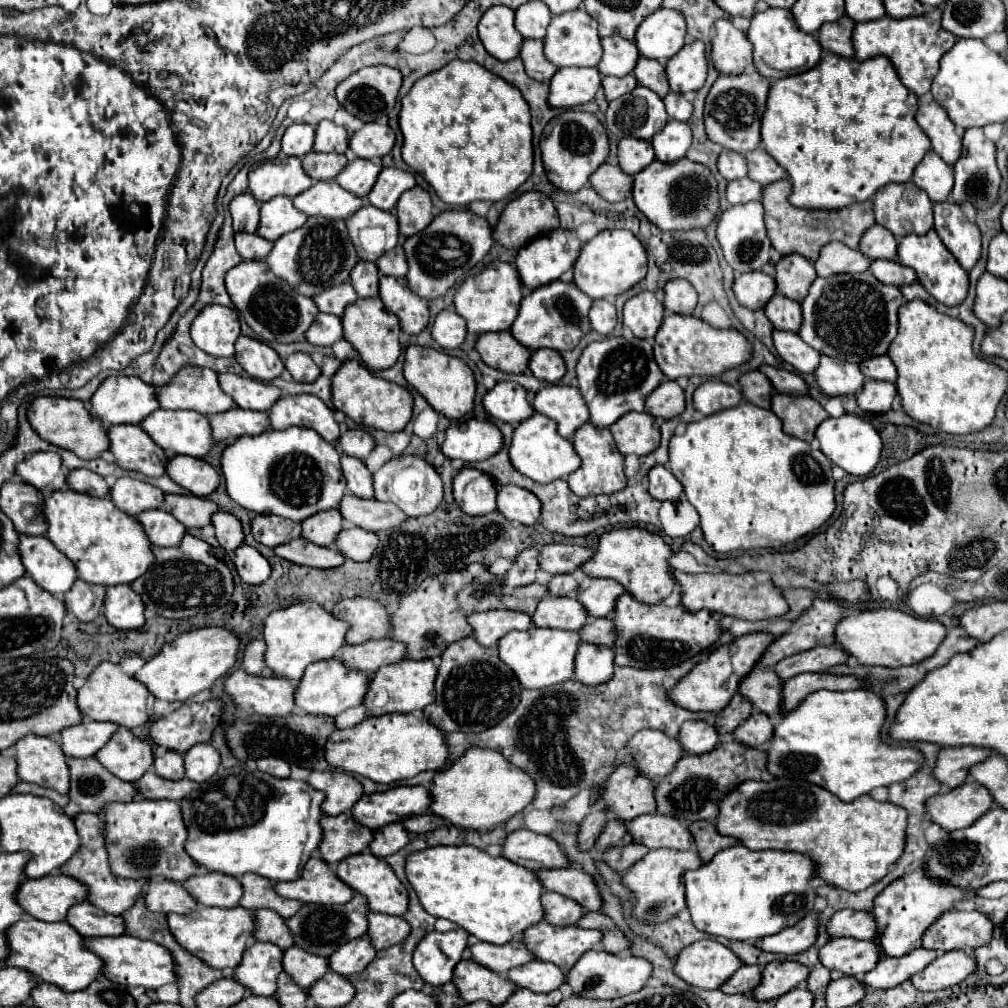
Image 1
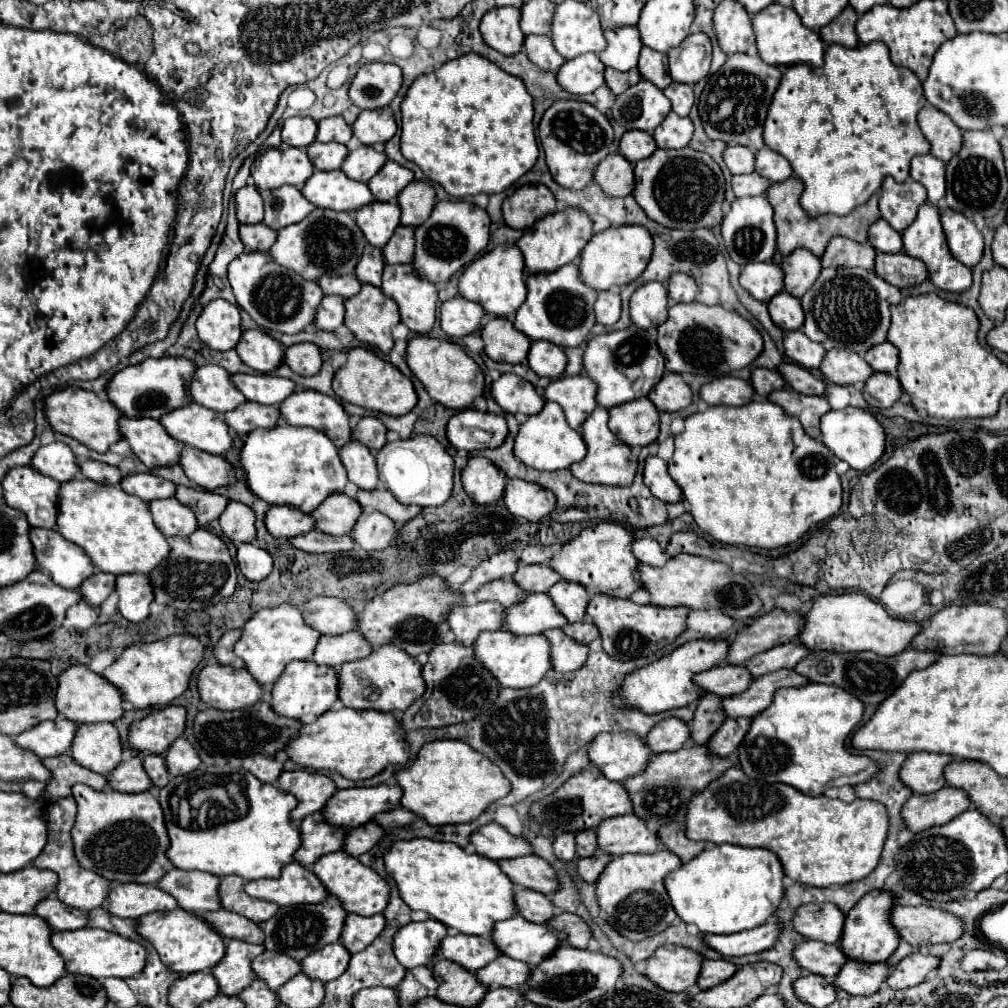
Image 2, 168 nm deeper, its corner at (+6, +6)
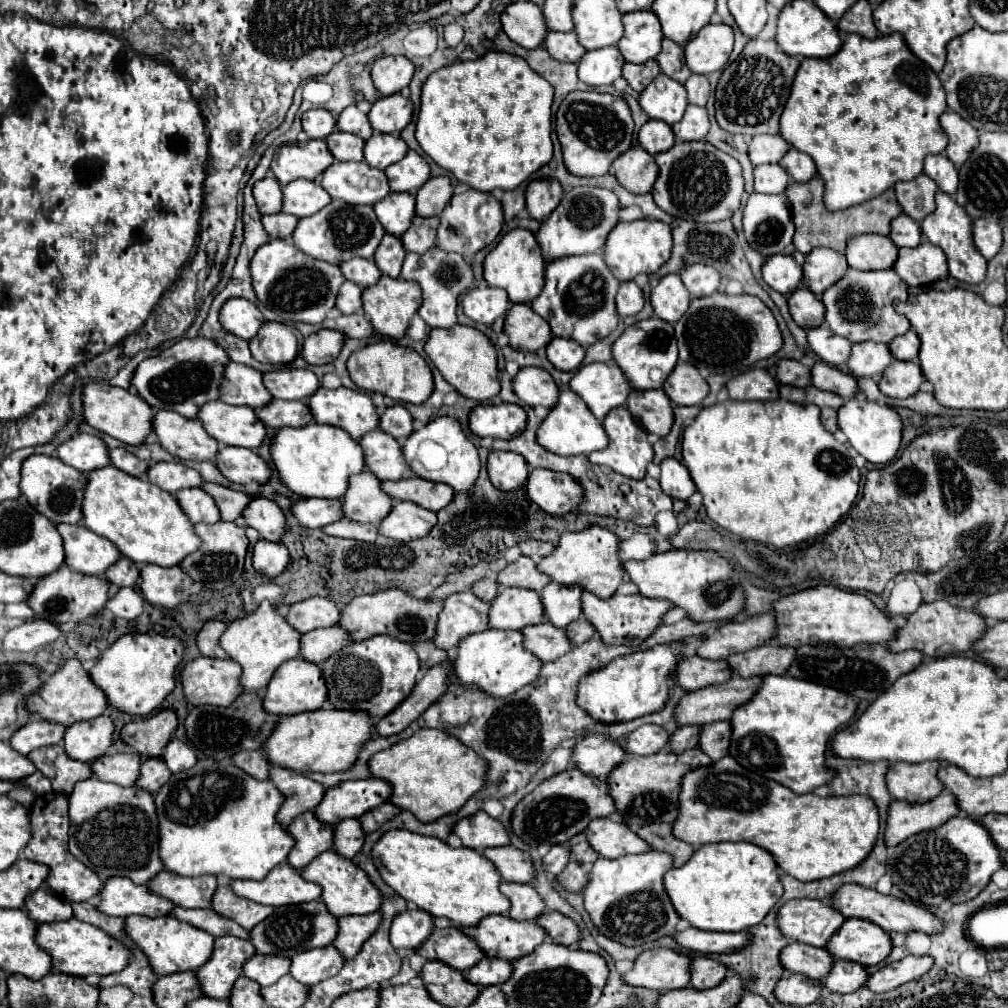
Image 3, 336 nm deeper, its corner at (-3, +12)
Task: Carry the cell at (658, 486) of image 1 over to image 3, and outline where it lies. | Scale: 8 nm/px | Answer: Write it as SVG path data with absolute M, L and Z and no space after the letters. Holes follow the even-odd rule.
M664 458L662 464L662 474L660 474L660 486L662 490L678 500L688 500L696 492L696 484L690 478L686 466L682 466L680 460L676 458Z

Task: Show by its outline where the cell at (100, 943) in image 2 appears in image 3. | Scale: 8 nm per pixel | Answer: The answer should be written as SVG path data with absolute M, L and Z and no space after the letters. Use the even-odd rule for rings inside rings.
M76 918L62 920L62 922L48 922L36 926L36 944L38 948L46 950L52 958L52 968L62 974L84 978L88 974L100 974L108 976L112 972L118 972L128 966L130 950L116 942L112 936L102 932L100 928L80 922Z

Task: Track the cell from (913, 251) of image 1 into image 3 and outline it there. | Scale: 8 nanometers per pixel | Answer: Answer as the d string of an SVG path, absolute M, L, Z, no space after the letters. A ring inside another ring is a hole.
M936 192L936 210L930 216L926 216L920 226L922 226L922 232L926 234L926 238L934 246L940 246L944 250L944 254L948 256L950 276L954 276L956 280L966 282L966 284L980 284L986 278L986 264L988 262L974 246L972 218L966 214L966 210L962 210L962 206L958 206L954 202L952 196L944 194L944 192Z

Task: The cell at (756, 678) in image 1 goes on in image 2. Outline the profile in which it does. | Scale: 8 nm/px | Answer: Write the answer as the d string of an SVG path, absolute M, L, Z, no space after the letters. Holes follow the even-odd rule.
M719 666L705 670L695 676L695 684L701 686L705 692L713 692L719 696L735 696L745 692L753 682L753 674L745 666Z

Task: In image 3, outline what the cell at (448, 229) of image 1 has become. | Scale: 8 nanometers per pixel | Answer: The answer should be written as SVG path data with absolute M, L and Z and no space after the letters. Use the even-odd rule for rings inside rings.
M466 190L462 194L454 194L450 204L444 208L440 216L438 228L438 246L448 252L458 252L462 256L476 254L484 246L492 244L502 230L502 204L492 194L482 194L476 190Z

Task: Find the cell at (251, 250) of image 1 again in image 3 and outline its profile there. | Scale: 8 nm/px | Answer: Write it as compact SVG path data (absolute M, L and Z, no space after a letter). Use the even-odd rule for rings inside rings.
M278 212L278 214L272 214L272 216L264 216L262 224L264 224L264 230L270 234L270 238L288 240L292 236L296 224L298 224L298 218Z

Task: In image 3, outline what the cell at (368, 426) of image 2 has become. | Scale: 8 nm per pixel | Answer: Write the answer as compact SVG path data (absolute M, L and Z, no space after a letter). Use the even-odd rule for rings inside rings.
M402 404L386 408L386 412L380 416L380 430L392 434L398 440L404 440L414 432L412 424L414 424L414 418Z

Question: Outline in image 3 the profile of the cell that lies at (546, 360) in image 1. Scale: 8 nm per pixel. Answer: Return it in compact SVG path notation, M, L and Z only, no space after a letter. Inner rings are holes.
M552 338L552 342L546 346L546 356L558 370L580 368L584 354L586 350L578 342L572 342L568 338Z

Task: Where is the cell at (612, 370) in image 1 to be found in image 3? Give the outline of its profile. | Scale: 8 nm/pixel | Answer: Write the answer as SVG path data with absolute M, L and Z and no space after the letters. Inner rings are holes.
M660 318L642 320L642 322L638 322L638 324L634 324L634 326L624 330L624 334L612 346L612 356L614 356L616 364L628 376L632 388L638 388L638 390L660 388L662 380L674 370L676 360L678 360L678 346L676 346L676 338L674 338L674 326L664 322L664 320L660 320ZM652 368L660 368L662 380L654 382L650 378L650 370Z

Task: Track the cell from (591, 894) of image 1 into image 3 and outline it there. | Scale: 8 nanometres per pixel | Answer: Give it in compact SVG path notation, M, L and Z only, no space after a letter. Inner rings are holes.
M500 846L500 848L486 848L482 850L482 856L488 858L496 870L500 872L502 880L506 882L526 882L534 878L532 860L526 852L514 848L514 846Z

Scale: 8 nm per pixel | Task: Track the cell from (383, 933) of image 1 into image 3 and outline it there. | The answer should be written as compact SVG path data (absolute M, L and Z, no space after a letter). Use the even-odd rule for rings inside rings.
M378 912L366 914L366 916L338 918L338 934L336 934L332 946L338 948L338 952L344 958L348 958L348 960L354 958L358 954L358 950L362 948L362 944L366 942L366 938L370 938L370 934L374 934L380 920L382 920L382 916Z

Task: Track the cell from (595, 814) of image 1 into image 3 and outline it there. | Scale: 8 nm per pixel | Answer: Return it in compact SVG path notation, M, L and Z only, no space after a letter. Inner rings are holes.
M566 844L552 846L550 852L542 858L542 862L544 862L544 870L550 872L552 876L558 876L558 874L564 870L564 866L568 864L568 860L570 860L568 856L570 856L570 852L568 852Z

